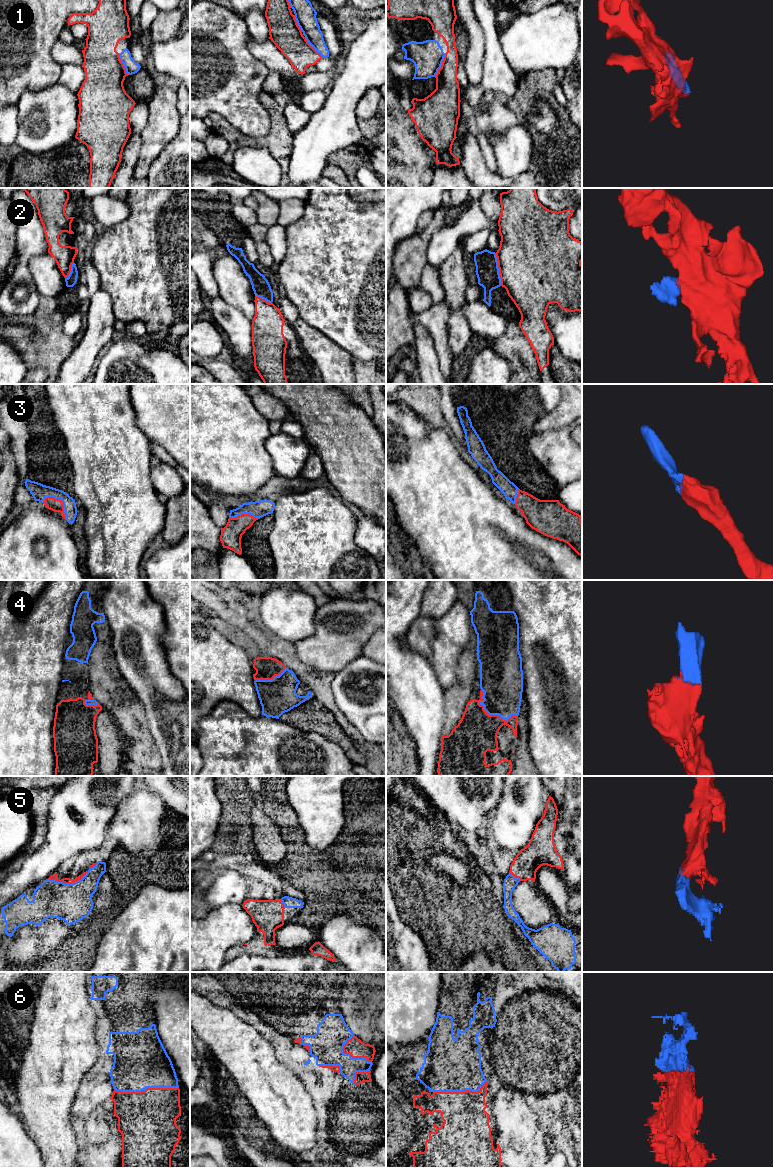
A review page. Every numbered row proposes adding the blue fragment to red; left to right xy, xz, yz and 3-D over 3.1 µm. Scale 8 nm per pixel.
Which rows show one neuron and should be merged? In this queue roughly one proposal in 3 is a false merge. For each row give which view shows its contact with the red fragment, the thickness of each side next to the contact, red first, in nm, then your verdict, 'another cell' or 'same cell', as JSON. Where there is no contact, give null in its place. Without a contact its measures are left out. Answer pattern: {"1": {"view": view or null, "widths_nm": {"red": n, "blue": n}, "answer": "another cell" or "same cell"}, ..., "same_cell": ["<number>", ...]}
{"1": {"view": "yz", "widths_nm": {"red": 200, "blue": 260}, "answer": "same cell"}, "2": {"view": "yz", "widths_nm": {"red": 500, "blue": 190}, "answer": "another cell"}, "3": {"view": "xy", "widths_nm": {"red": 110, "blue": 130}, "answer": "same cell"}, "4": {"view": "yz", "widths_nm": {"red": 340, "blue": 320}, "answer": "same cell"}, "5": {"view": "xy", "widths_nm": {"red": 50, "blue": 300}, "answer": "same cell"}, "6": {"view": "xy", "widths_nm": {"red": 460, "blue": 440}, "answer": "same cell"}, "same_cell": ["1", "3", "4", "5", "6"]}

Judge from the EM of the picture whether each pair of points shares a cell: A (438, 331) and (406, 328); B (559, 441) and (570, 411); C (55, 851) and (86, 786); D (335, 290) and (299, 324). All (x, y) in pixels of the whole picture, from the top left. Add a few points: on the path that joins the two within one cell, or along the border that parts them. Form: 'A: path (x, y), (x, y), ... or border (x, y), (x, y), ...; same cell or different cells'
A: path (430, 323), (427, 320), (414, 320); same cell
B: border (553, 430), (555, 431); different cells
C: path (70, 835), (84, 821), (84, 805), (86, 802); same cell
D: border (300, 317), (323, 334); different cells

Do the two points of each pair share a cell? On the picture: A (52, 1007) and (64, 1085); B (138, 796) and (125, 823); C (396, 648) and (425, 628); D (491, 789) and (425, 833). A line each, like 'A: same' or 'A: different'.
A: same
B: same
C: different
D: different

